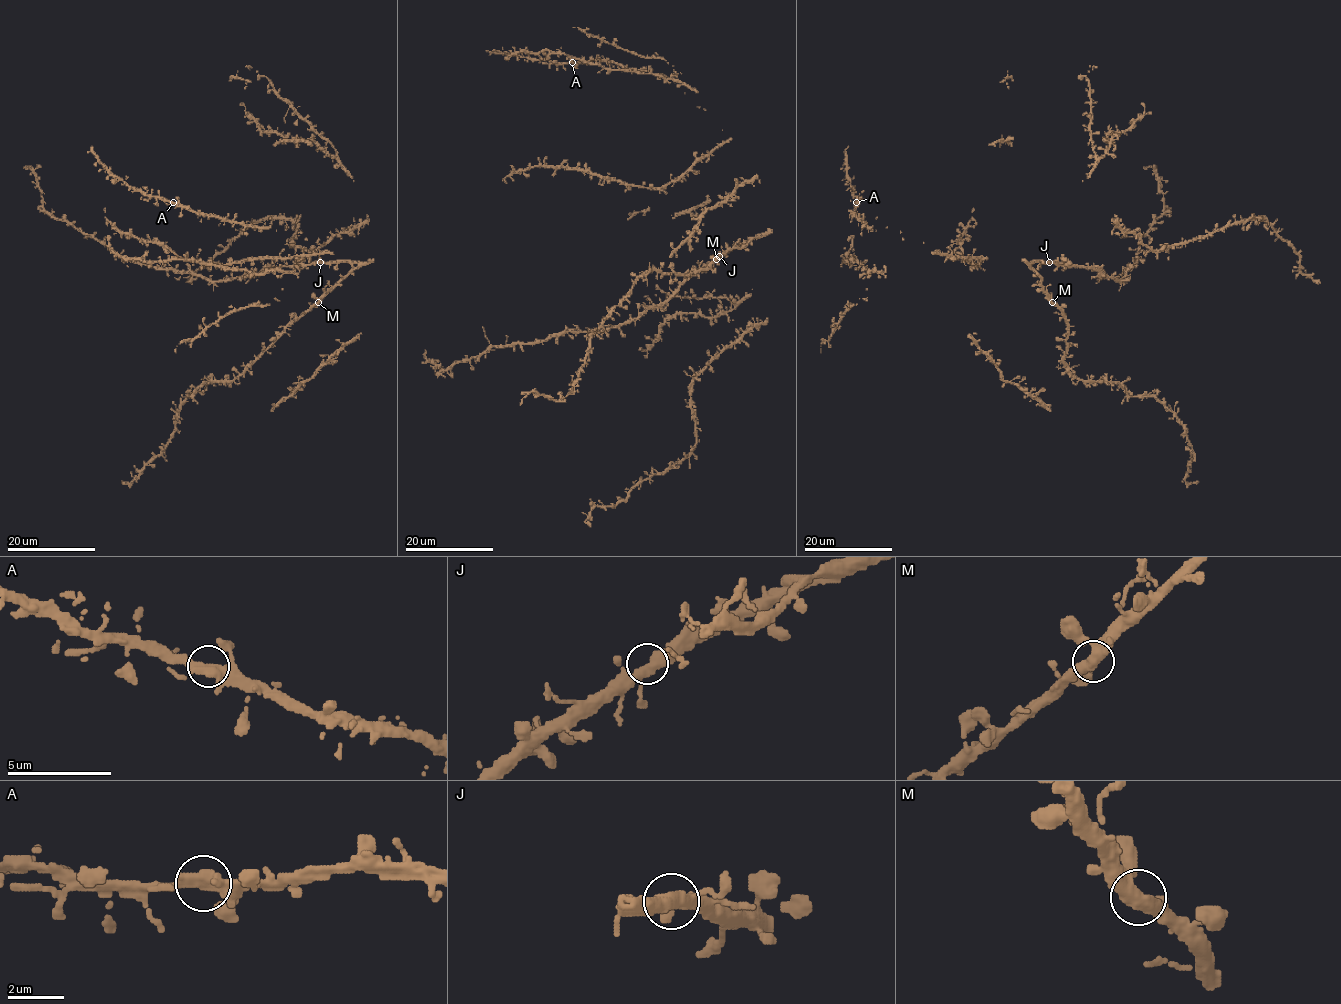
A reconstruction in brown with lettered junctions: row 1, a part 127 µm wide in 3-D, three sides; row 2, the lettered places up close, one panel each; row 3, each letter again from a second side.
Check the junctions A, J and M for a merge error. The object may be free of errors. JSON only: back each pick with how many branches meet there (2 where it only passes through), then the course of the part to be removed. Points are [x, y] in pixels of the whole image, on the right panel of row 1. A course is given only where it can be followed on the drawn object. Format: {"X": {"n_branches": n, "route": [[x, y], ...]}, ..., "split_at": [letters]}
{"split_at": []}

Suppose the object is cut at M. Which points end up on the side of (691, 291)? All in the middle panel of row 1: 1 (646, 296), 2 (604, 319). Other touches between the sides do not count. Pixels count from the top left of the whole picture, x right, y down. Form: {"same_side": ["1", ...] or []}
{"same_side": ["1"]}

